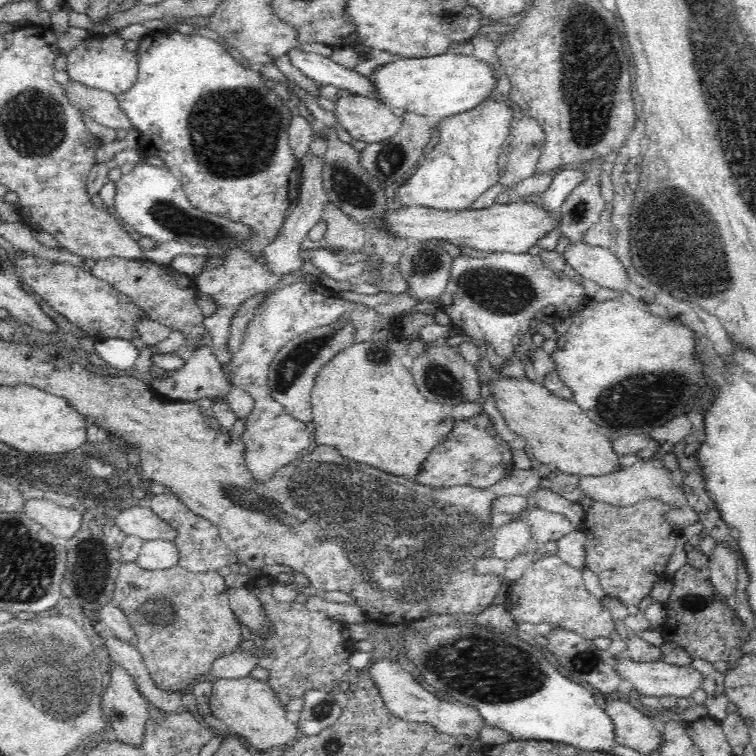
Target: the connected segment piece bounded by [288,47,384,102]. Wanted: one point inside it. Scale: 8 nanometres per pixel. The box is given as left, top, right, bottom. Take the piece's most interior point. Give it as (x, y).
(322, 69)

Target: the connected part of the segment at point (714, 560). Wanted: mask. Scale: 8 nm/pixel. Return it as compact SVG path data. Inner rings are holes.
M718 542L709 555L707 567L710 582L722 598L730 599L737 586L737 568L739 556L737 551L725 542Z

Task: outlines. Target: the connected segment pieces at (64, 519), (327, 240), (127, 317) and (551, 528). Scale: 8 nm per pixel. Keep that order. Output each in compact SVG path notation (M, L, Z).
M44 497L26 499L21 511L54 536L66 540L72 538L82 524L82 514L78 510L72 510L72 506L62 507Z
M327 202L322 210L322 219L327 223L327 230L320 246L336 249L338 252L359 252L369 241L367 232L362 224L354 222L334 204Z
M18 250L13 263L22 284L28 285L52 309L77 325L84 334L104 336L104 339L140 338L136 332L136 322L140 318L148 318L148 314L128 294L113 288L108 282L92 275L92 272L84 272L68 262L54 262L33 254L22 255Z
M538 506L534 510L526 510L524 517L531 526L531 543L537 542L542 546L550 540L560 540L576 528L563 514L550 512Z

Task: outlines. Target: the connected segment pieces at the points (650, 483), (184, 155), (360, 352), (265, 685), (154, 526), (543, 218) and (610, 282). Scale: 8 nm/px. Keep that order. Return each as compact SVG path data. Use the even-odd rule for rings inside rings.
M633 459L627 466L616 472L602 476L579 475L581 489L592 499L608 502L616 506L632 506L645 498L658 499L674 507L684 506L687 502L683 484L674 483L672 472L669 472L662 460Z
M156 30L151 31L142 38L138 53L139 71L137 81L134 83L134 86L130 87L130 90L117 94L119 106L126 113L128 119L130 119L132 126L139 132L136 150L144 155L149 155L153 152L156 153L156 155L164 161L165 167L170 170L170 173L179 181L179 184L182 185L186 197L195 208L198 208L198 210L206 214L216 214L217 216L228 217L230 221L238 221L238 223L242 223L242 225L246 225L246 228L250 229L250 234L247 235L246 242L240 242L238 246L230 246L232 251L222 258L222 266L220 266L220 268L208 270L203 274L200 274L200 276L196 277L194 280L195 288L198 289L198 292L204 292L204 294L212 296L214 302L218 304L218 310L211 316L206 316L203 323L205 330L212 336L212 342L214 343L213 351L222 366L222 373L226 375L228 384L233 387L235 385L233 384L233 380L231 380L233 372L231 371L229 364L234 354L230 352L230 349L228 348L228 338L230 338L232 320L234 320L236 312L238 312L238 309L243 302L246 302L248 298L254 296L254 294L258 294L258 292L264 292L264 290L274 287L281 280L280 276L269 274L269 272L265 270L265 267L262 266L260 262L256 261L256 256L260 256L260 252L262 252L270 242L276 240L279 230L286 220L286 215L288 215L294 207L296 204L295 202L299 201L297 183L301 176L301 170L295 163L295 157L290 151L288 141L288 130L293 117L292 112L288 109L287 103L280 95L277 95L275 91L270 89L270 87L266 87L262 82L262 73L259 69L256 69L255 67L250 69L244 67L244 65L242 65L240 61L237 61L224 46L213 39L201 35L187 35L173 31Z
M410 339L389 344L361 342L350 345L322 367L311 394L315 424L312 436L319 445L334 447L344 458L396 476L416 476L420 472L428 454L452 434L457 420L448 407L424 398L415 386L410 370L402 364L409 343Z
M248 675L228 679L212 678L212 687L209 705L213 716L223 720L229 731L242 736L255 752L266 752L273 747L283 748L295 740L297 725L286 719L280 695L268 681L256 680Z
M133 506L122 510L116 518L116 524L128 535L136 535L144 540L170 540L173 541L179 534L162 520L151 507Z
M532 202L495 203L491 208L471 208L461 211L412 206L402 207L395 211L388 209L385 222L393 234L402 238L414 238L417 241L448 241L460 247L467 246L482 250L487 254L494 251L522 254L560 226L561 213L556 210L546 210L541 205L538 206Z
M588 243L570 244L565 254L565 262L578 275L598 283L610 290L625 290L630 282L630 274L612 248L590 246Z

